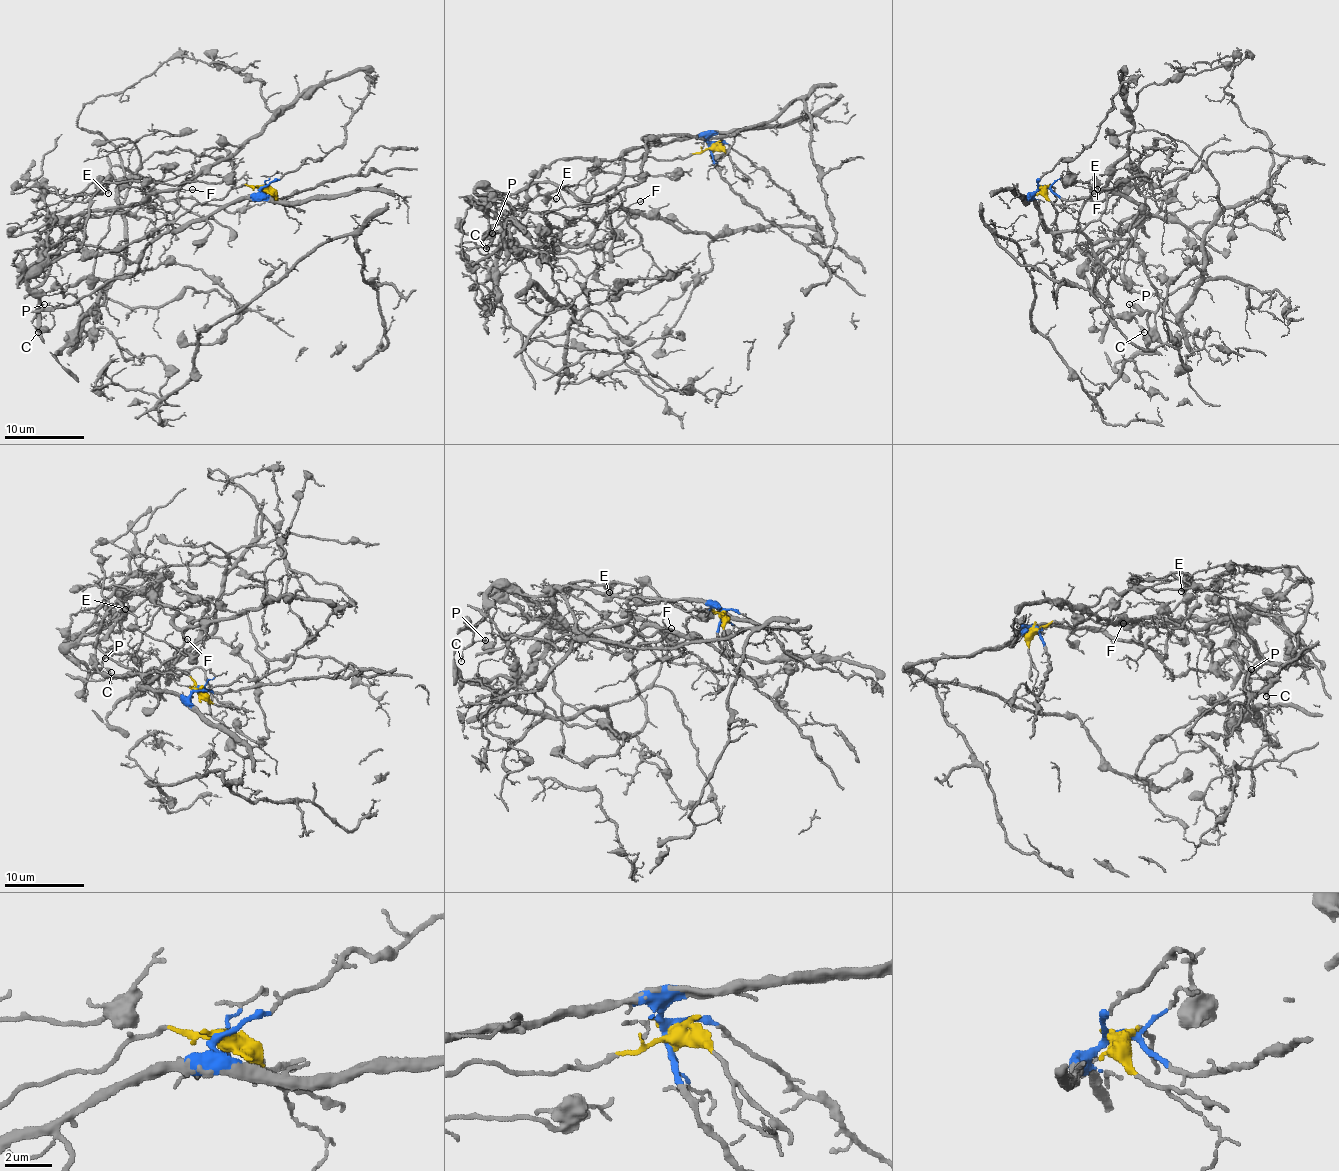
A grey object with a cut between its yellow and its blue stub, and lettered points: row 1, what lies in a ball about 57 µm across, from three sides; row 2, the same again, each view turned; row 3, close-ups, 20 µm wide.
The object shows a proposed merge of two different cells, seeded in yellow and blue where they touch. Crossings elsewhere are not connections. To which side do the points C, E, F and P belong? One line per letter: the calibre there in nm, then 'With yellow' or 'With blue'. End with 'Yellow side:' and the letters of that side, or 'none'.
C: Thickness 170 nm. With yellow
E: Thickness 120 nm. With yellow
F: Thickness 110 nm. With blue
P: Thickness 70 nm. With yellow
Yellow side: C, E, P

